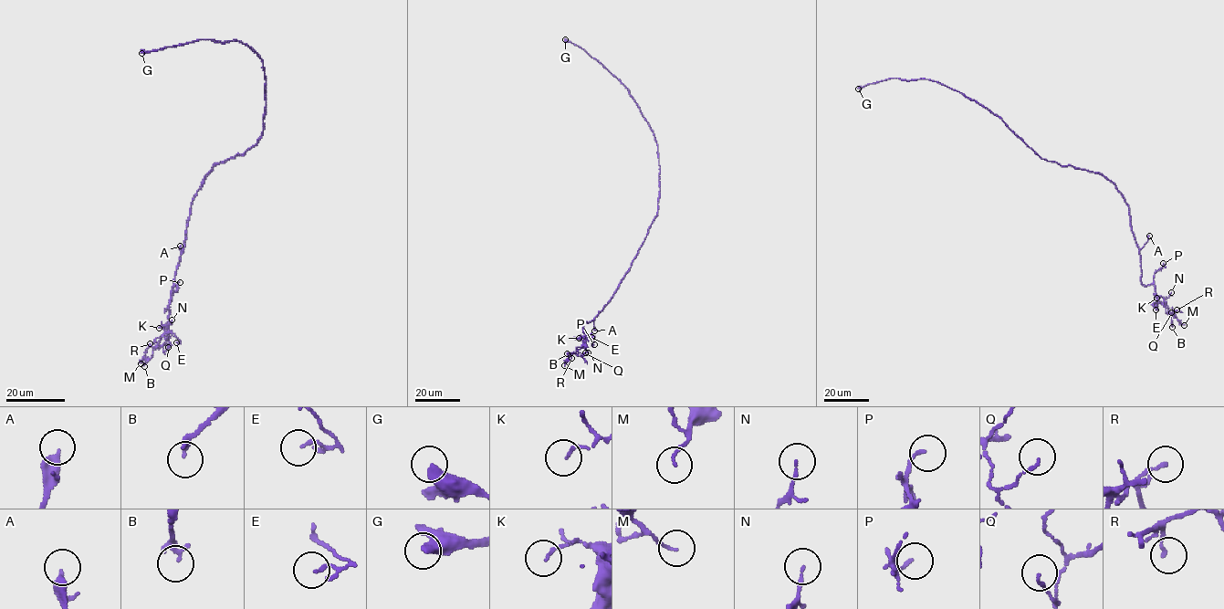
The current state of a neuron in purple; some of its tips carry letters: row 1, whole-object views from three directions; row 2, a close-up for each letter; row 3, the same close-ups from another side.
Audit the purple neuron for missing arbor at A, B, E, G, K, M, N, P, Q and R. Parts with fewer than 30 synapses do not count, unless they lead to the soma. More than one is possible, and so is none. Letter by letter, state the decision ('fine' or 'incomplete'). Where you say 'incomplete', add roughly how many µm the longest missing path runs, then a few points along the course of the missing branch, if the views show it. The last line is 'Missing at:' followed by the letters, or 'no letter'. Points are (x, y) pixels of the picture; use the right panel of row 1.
A: fine
B: fine
E: fine
G: incomplete; about 40 µm are missing
K: fine
M: fine
N: fine
P: fine
Q: fine
R: fine
Missing at: G

